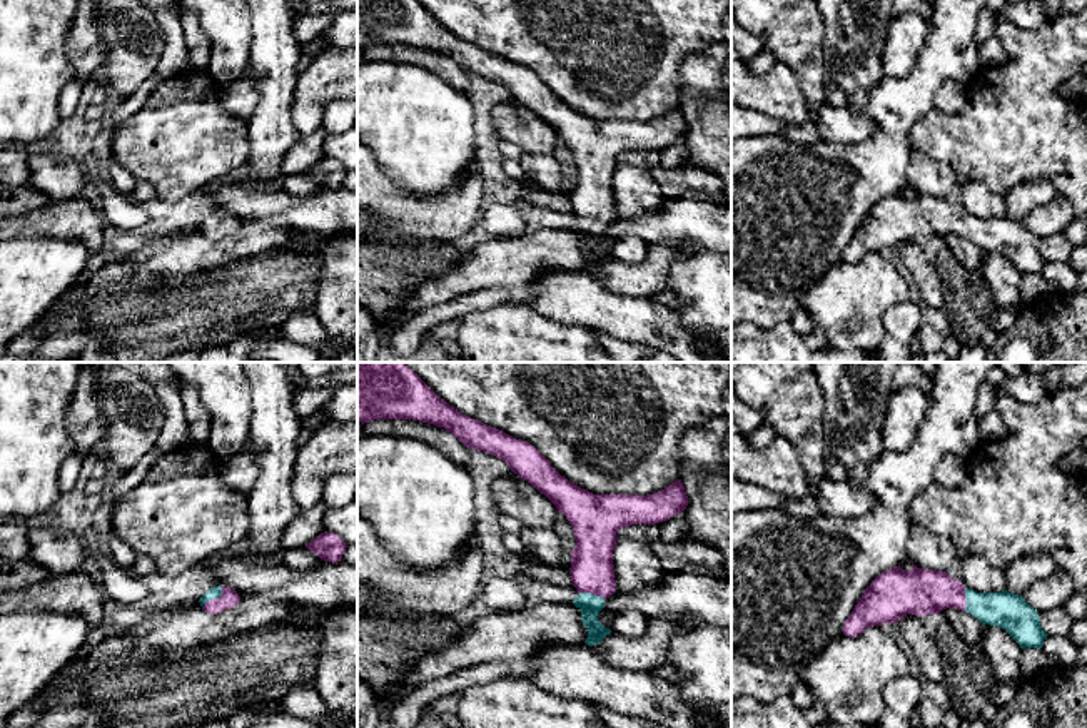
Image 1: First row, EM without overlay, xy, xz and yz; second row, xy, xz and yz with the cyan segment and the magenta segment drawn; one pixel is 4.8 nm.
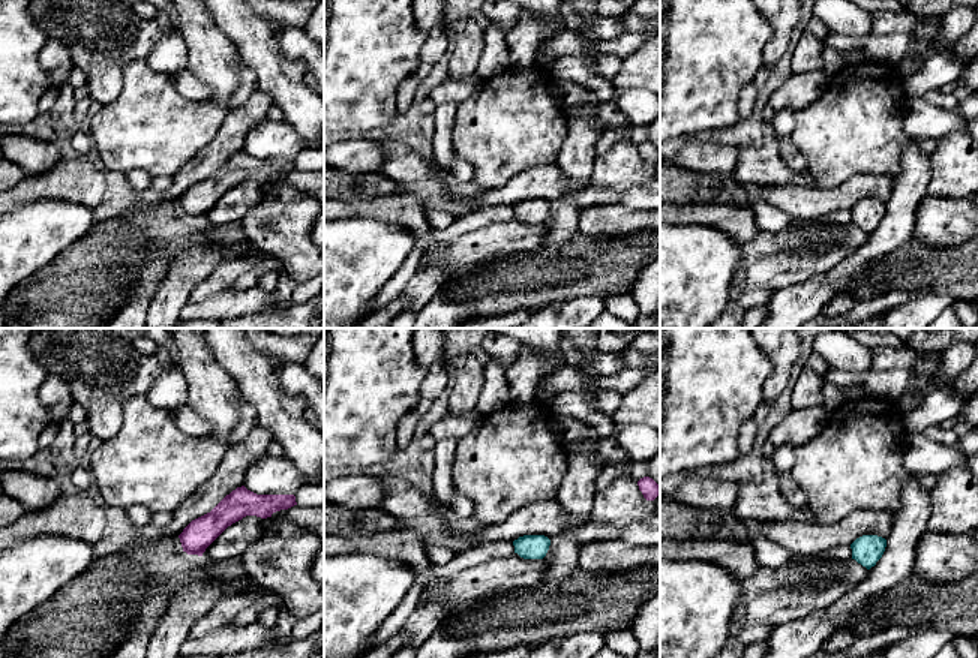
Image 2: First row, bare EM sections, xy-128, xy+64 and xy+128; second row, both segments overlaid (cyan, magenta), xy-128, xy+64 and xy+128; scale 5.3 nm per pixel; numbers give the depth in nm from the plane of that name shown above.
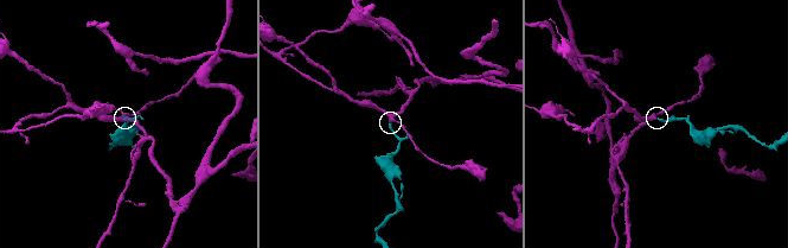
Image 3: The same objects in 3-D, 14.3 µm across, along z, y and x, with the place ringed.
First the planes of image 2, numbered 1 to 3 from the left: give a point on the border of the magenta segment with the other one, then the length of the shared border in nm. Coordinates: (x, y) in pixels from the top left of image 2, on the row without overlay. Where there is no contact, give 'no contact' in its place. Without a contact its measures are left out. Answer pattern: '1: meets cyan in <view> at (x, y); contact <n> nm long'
1: no contact
2: no contact
3: no contact

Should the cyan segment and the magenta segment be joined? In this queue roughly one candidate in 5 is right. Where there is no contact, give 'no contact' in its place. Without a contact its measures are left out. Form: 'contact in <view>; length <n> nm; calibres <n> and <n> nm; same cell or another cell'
contact in xy; length 140 nm; calibres 60 and 90 nm; same cell

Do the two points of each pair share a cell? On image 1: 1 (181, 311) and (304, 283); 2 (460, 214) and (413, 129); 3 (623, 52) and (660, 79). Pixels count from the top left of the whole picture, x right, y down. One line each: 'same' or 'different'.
1: same
2: different
3: same

